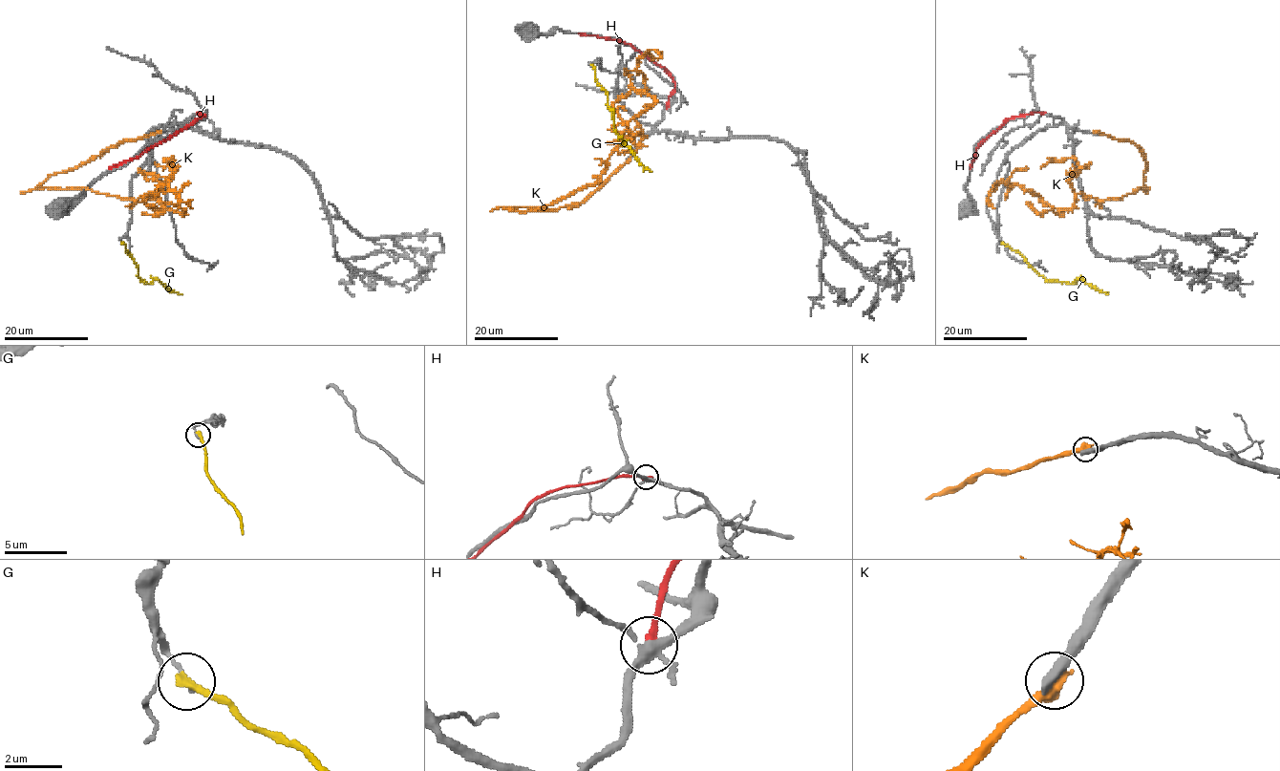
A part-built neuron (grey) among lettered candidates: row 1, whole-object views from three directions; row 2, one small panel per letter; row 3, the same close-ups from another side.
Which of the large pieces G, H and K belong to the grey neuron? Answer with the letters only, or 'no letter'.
no letter

